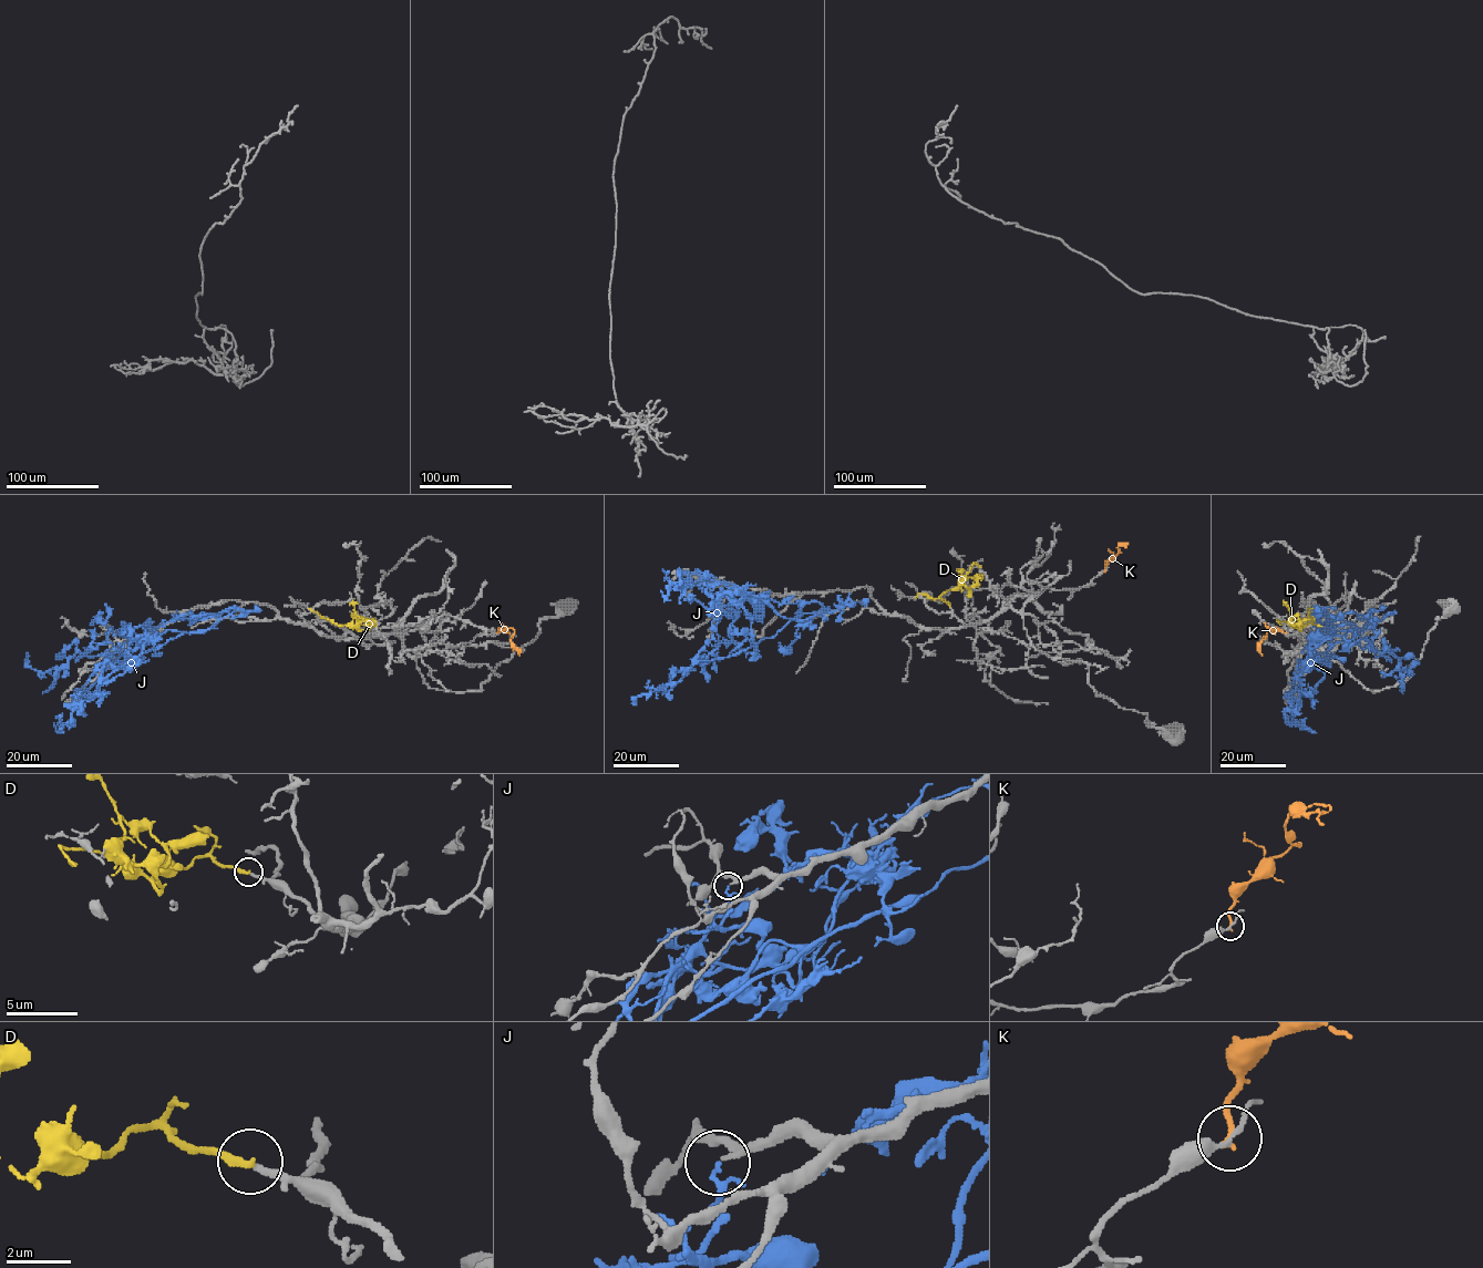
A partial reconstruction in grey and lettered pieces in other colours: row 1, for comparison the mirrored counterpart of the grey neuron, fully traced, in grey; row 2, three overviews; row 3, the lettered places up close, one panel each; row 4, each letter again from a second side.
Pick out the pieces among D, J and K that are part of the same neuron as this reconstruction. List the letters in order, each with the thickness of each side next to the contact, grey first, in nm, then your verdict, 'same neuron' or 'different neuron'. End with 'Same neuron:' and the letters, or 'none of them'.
D: 200/260 nm | different neuron
J: 170/70 nm | different neuron
K: 200/190 nm | different neuron
Same neuron: none of them

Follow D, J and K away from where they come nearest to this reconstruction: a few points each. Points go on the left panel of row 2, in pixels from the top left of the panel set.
D: (343, 626), (360, 630), (369, 627), (368, 621), (357, 615), (352, 600)
J: (117, 642), (133, 665), (142, 653), (218, 619), (204, 614), (192, 624), (188, 611), (176, 615), (185, 618)
K: (497, 634), (511, 627), (514, 634), (511, 639), (519, 655)

